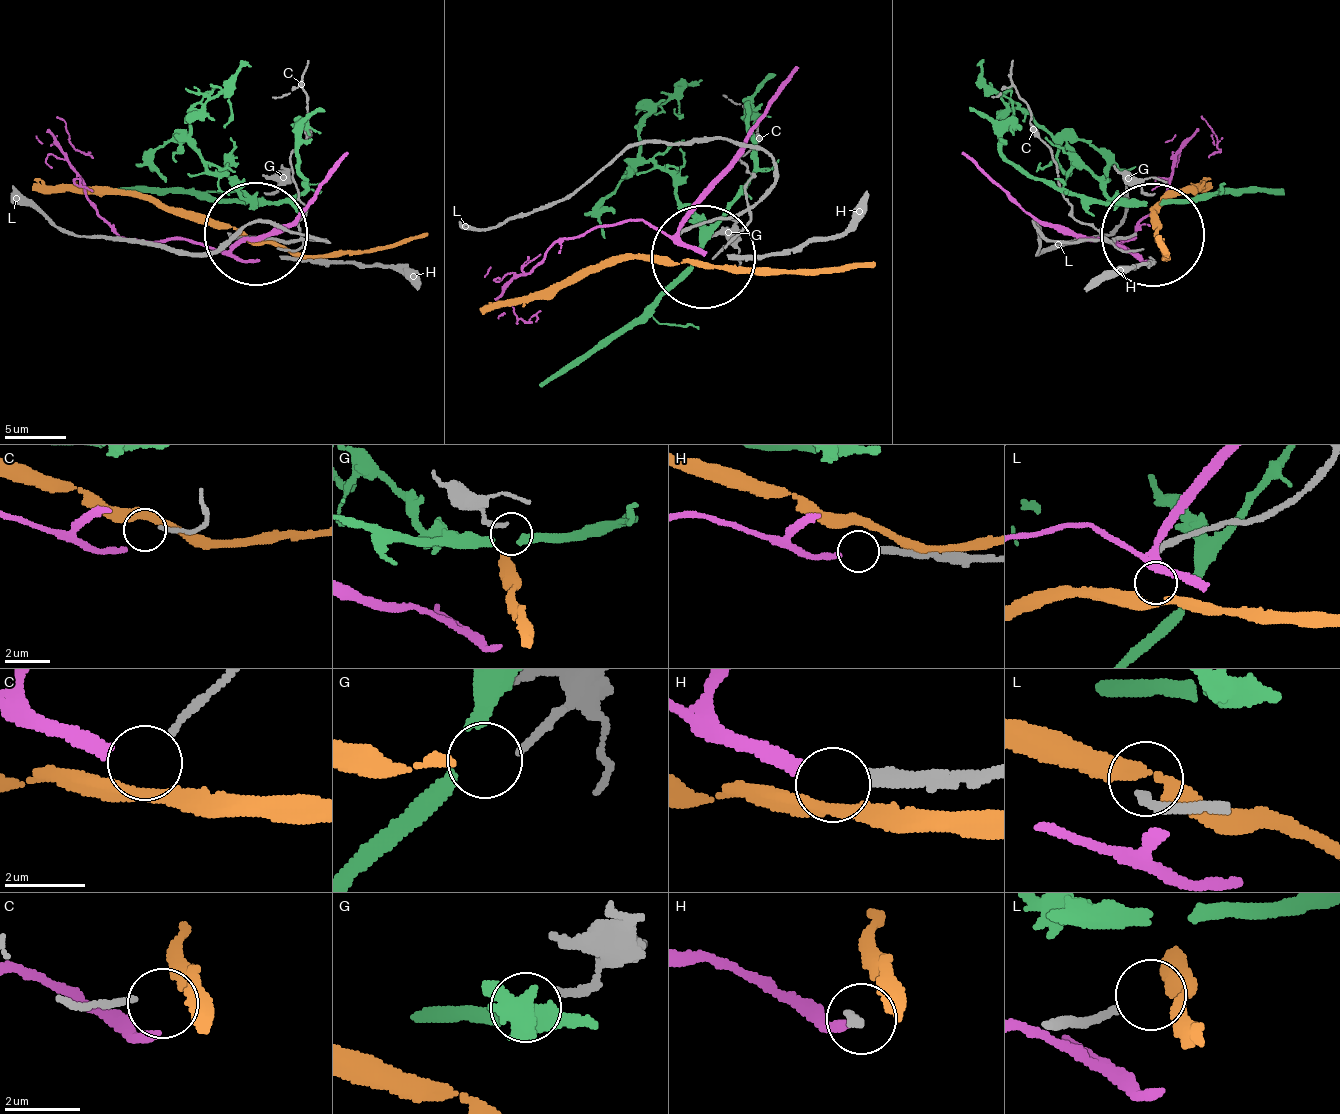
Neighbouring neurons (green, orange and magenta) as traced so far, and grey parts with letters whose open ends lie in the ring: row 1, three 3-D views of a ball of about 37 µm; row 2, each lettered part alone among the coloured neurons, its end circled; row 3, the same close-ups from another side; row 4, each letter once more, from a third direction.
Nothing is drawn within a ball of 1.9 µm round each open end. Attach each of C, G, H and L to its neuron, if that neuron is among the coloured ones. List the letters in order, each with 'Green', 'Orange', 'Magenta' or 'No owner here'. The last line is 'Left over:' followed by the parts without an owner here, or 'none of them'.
C: No owner here
G: Green
H: Magenta
L: Orange
Left over: C

